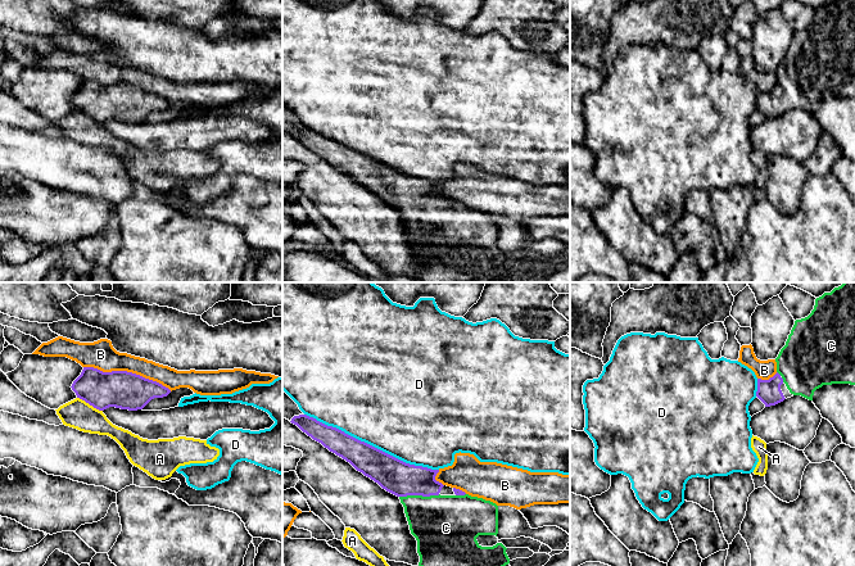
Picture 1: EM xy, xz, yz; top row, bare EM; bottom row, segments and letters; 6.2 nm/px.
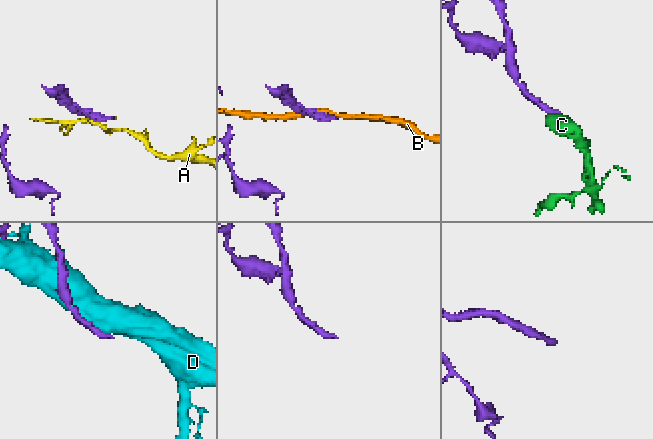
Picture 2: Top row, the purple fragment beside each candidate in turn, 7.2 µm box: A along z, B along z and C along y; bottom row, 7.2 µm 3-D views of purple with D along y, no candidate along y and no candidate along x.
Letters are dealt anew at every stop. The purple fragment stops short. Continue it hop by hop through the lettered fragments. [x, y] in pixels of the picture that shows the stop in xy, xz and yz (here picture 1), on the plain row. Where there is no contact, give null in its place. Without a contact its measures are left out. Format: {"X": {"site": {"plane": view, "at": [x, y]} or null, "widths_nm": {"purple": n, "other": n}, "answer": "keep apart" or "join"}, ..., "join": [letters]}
{"A": {"site": {"plane": "xy", "at": [90, 117]}, "widths_nm": {"purple": 240, "other": 180}, "answer": "keep apart"}, "B": {"site": {"plane": "xy", "at": [126, 84]}, "widths_nm": {"purple": 240, "other": 180}, "answer": "keep apart"}, "C": {"site": {"plane": "xz", "at": [419, 207]}, "widths_nm": {"purple": 220, "other": 380}, "answer": "join"}, "D": {"site": {"plane": "xz", "at": [371, 158]}, "widths_nm": {"purple": 220, "other": 500}, "answer": "keep apart"}, "join": ["C"]}

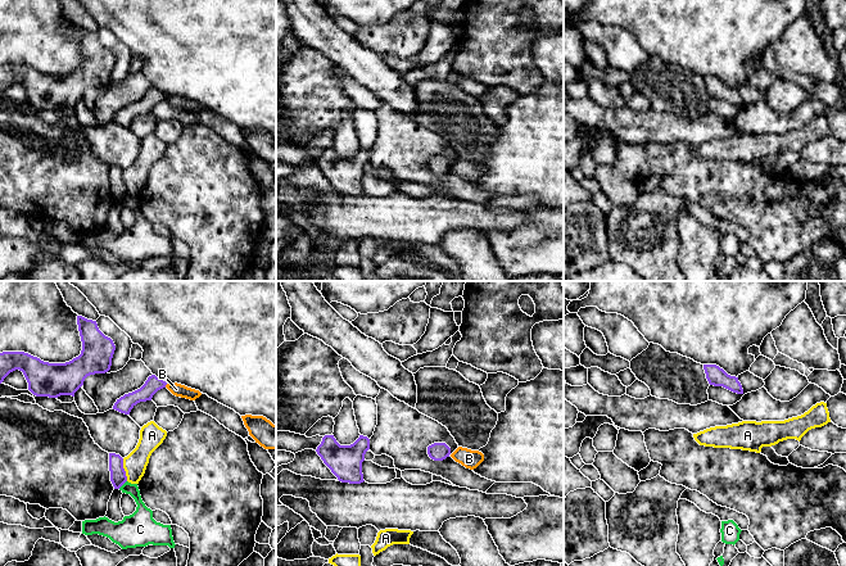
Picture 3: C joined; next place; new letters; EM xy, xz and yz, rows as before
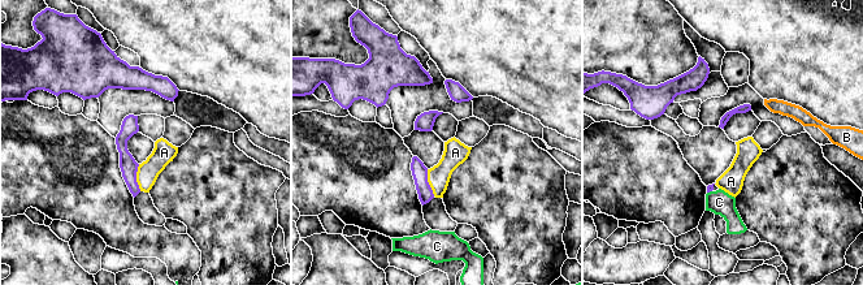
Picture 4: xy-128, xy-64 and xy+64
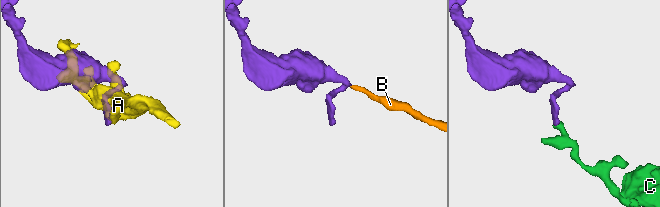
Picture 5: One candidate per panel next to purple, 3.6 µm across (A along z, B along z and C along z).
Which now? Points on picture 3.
{"A": {"site": {"plane": "xy", "at": [123, 182]}, "widths_nm": {"purple": 100, "other": 150}, "answer": "keep apart"}, "B": {"site": {"plane": "xy", "at": [166, 96]}, "widths_nm": {"purple": 100, "other": 80}, "answer": "keep apart"}, "C": {"site": {"plane": "xy", "at": [122, 197]}, "widths_nm": {"purple": 100, "other": 140}, "answer": "keep apart"}, "join": []}

